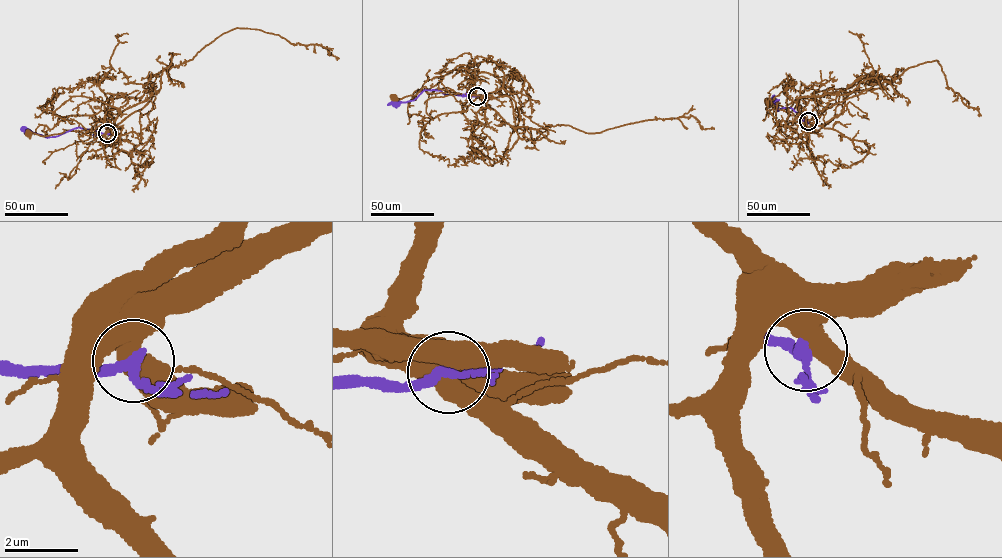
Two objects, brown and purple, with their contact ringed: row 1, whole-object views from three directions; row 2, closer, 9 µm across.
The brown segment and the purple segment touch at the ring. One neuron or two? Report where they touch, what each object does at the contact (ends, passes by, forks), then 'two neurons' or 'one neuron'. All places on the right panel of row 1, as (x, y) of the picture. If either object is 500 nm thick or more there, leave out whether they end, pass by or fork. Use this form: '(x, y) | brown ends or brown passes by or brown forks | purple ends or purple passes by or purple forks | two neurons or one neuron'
(808, 121) | two neurons

